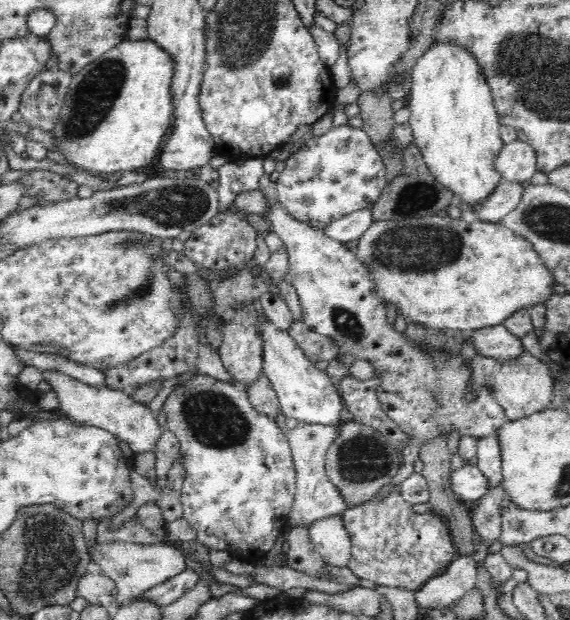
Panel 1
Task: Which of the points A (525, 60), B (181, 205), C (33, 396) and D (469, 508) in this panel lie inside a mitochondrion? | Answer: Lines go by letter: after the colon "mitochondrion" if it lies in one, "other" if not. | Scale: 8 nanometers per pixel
A: mitochondrion
B: mitochondrion
C: other
D: other

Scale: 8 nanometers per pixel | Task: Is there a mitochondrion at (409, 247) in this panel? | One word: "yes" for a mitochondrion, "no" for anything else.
yes

